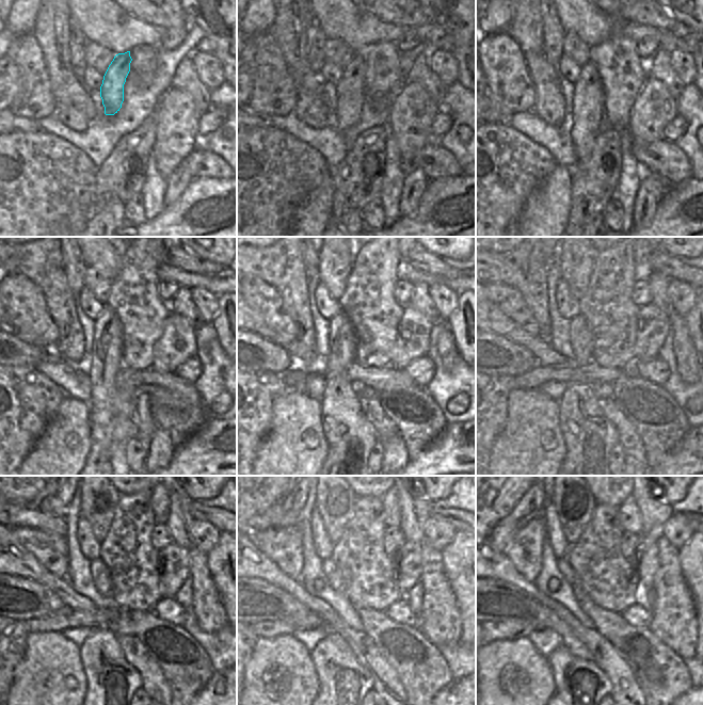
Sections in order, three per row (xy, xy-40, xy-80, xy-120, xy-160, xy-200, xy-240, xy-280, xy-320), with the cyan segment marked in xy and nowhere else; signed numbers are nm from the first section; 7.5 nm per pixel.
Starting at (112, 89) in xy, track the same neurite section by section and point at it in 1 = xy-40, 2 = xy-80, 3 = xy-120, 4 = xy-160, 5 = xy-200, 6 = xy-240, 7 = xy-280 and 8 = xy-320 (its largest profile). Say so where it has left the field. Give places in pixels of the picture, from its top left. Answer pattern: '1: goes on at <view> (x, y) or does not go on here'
1: goes on at xy-40 (351, 92)
2: goes on at xy-80 (587, 113)
3: goes on at xy-120 (108, 340)
4: goes on at xy-160 (349, 433)
5: goes on at xy-200 (589, 436)
6: goes on at xy-240 (111, 681)
7: goes on at xy-280 (344, 682)
8: goes on at xy-320 (579, 686)

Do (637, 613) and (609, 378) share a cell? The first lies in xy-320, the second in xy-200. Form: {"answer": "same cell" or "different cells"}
{"answer": "different cells"}

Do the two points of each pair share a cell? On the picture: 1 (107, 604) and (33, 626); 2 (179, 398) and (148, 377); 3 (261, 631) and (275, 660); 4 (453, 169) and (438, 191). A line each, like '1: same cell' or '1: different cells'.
1: different cells
2: same cell
3: different cells
4: different cells

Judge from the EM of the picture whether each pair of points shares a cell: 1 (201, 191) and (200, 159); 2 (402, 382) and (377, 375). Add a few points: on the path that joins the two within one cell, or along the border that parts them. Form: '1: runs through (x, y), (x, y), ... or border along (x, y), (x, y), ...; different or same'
1: border along (225, 178), (195, 177), (192, 179); different
2: runs through (396, 380), (383, 380); same

